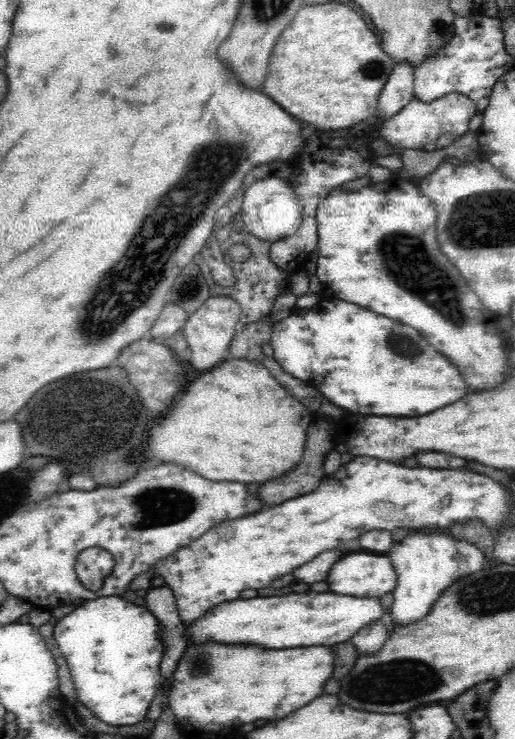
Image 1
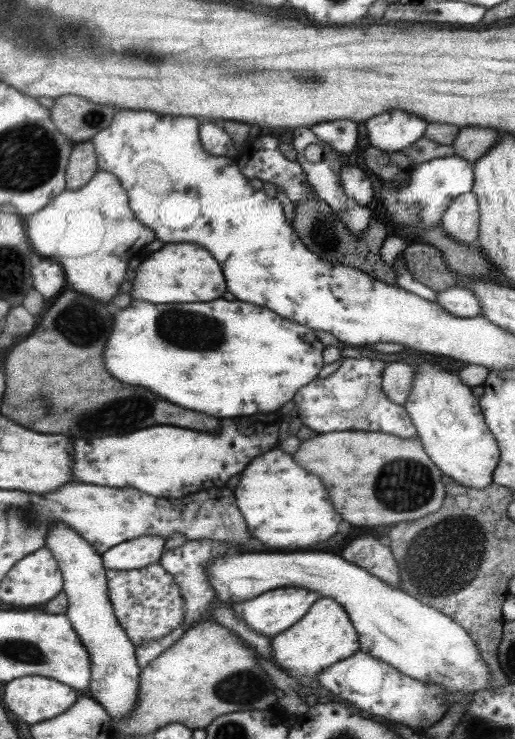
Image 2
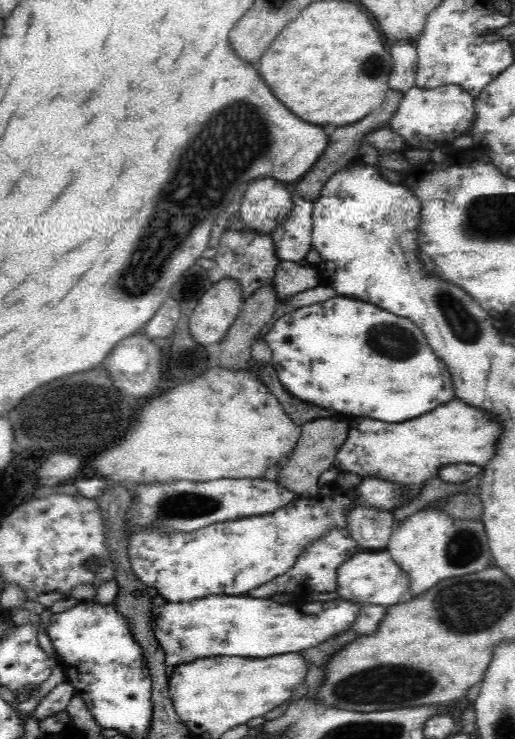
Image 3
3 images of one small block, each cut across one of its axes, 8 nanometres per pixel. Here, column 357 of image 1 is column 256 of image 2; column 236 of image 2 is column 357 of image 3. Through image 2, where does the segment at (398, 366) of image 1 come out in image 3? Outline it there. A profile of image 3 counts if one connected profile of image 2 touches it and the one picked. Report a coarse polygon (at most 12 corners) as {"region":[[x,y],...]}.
{"region":[[348,298],[264,332],[290,396],[380,422],[456,398],[418,326]]}

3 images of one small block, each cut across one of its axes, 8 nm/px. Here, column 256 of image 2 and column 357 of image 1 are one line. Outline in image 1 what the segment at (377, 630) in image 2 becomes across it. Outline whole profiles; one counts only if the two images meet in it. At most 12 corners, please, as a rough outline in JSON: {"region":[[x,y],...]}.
{"region":[[348,554],[326,578],[340,596],[394,594],[388,554]]}

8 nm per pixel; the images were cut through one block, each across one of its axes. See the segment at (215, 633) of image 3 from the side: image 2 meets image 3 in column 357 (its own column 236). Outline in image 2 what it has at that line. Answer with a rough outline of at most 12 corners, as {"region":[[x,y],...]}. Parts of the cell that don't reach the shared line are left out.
{"region":[[277,588],[231,604],[253,634],[275,638],[299,622],[315,592]]}

